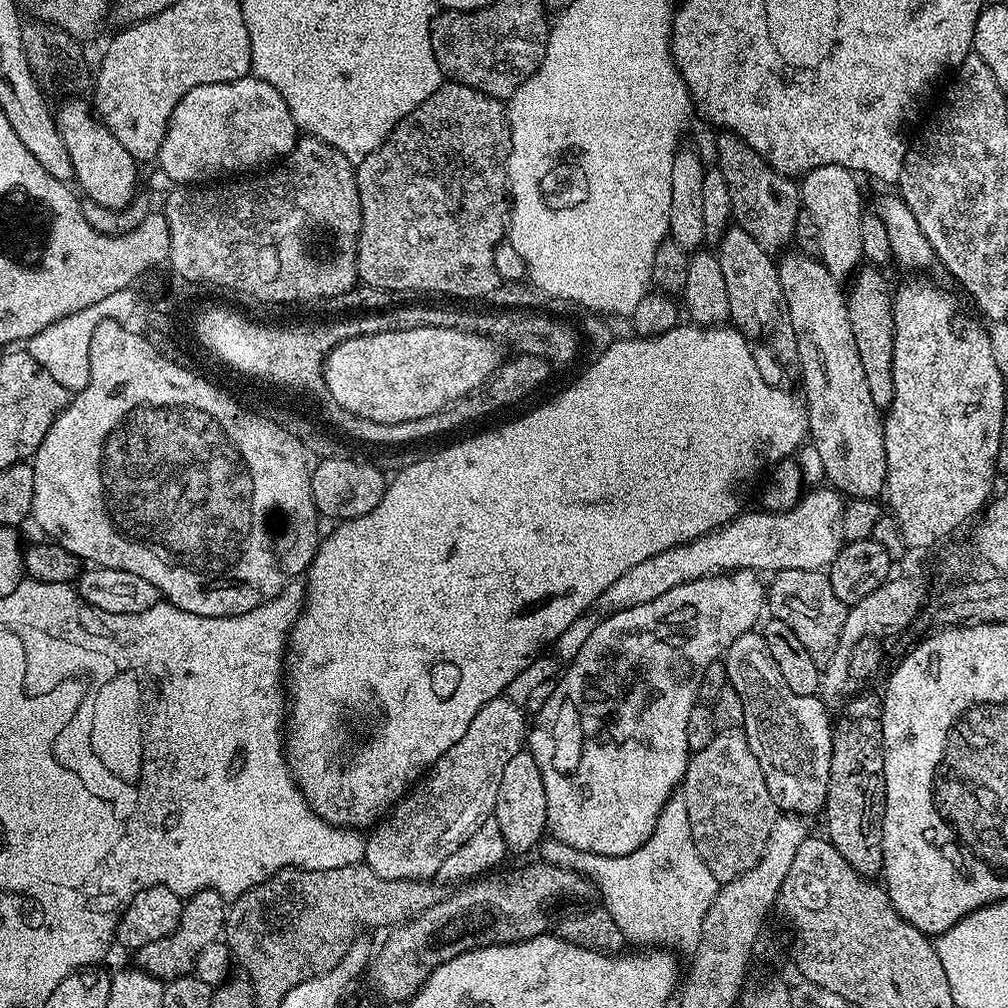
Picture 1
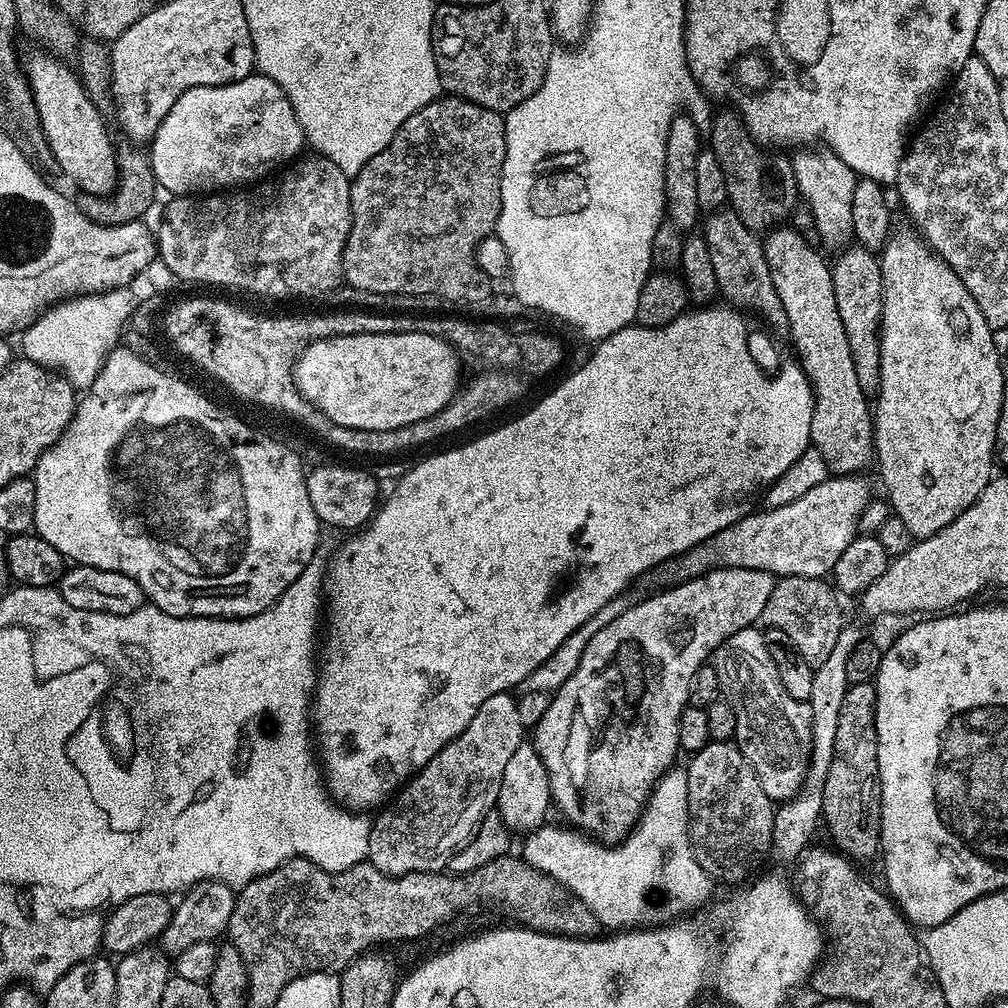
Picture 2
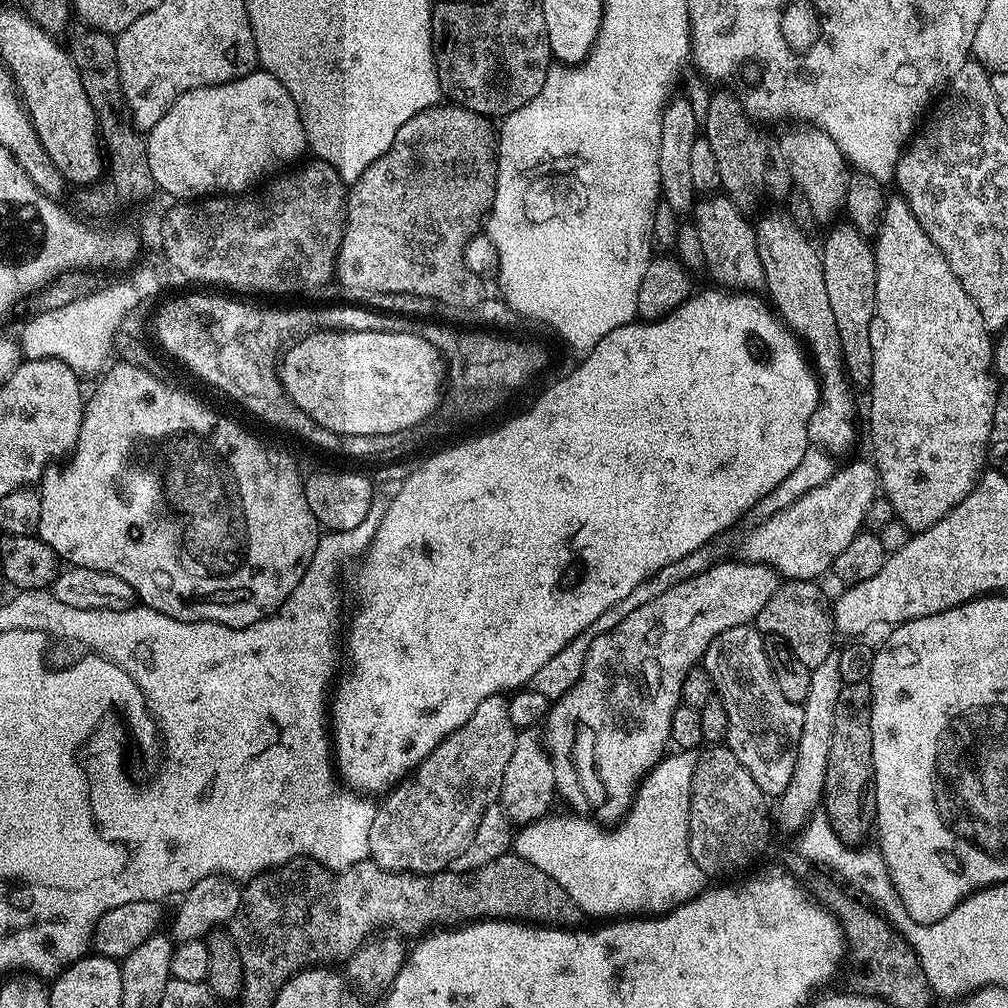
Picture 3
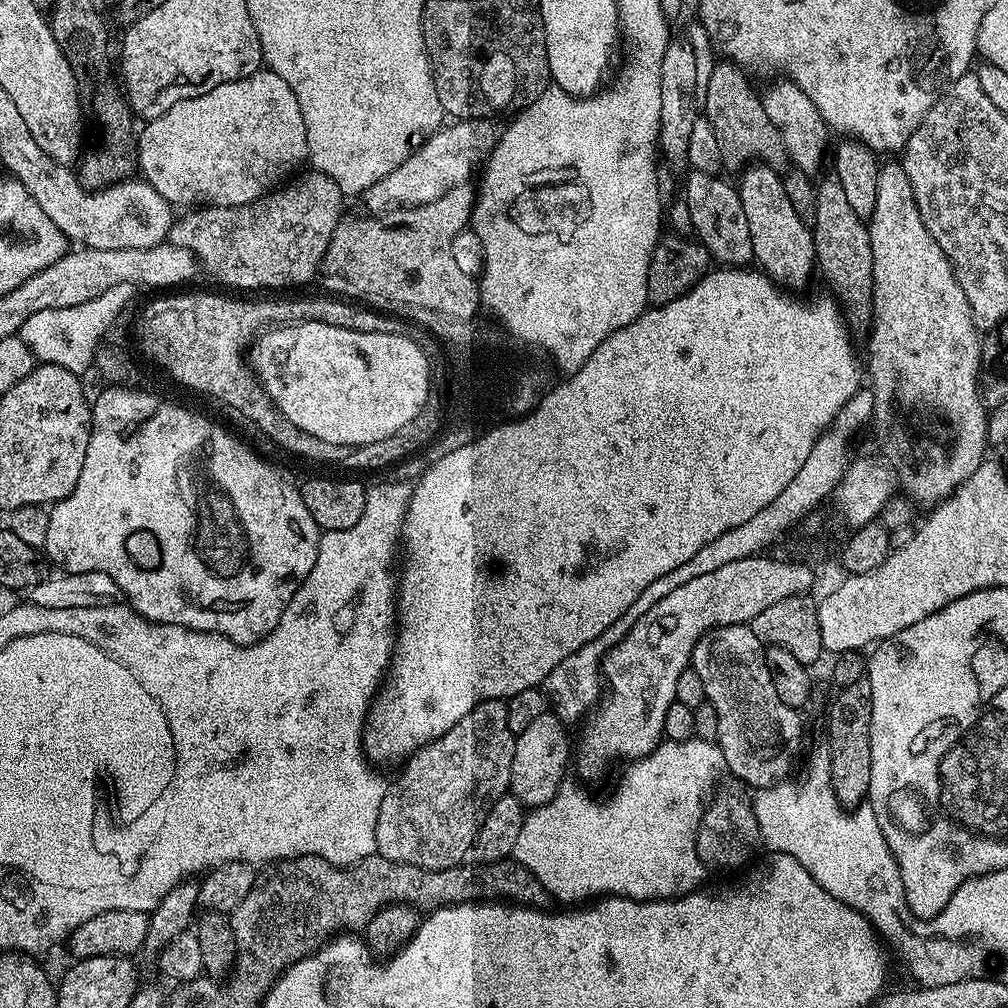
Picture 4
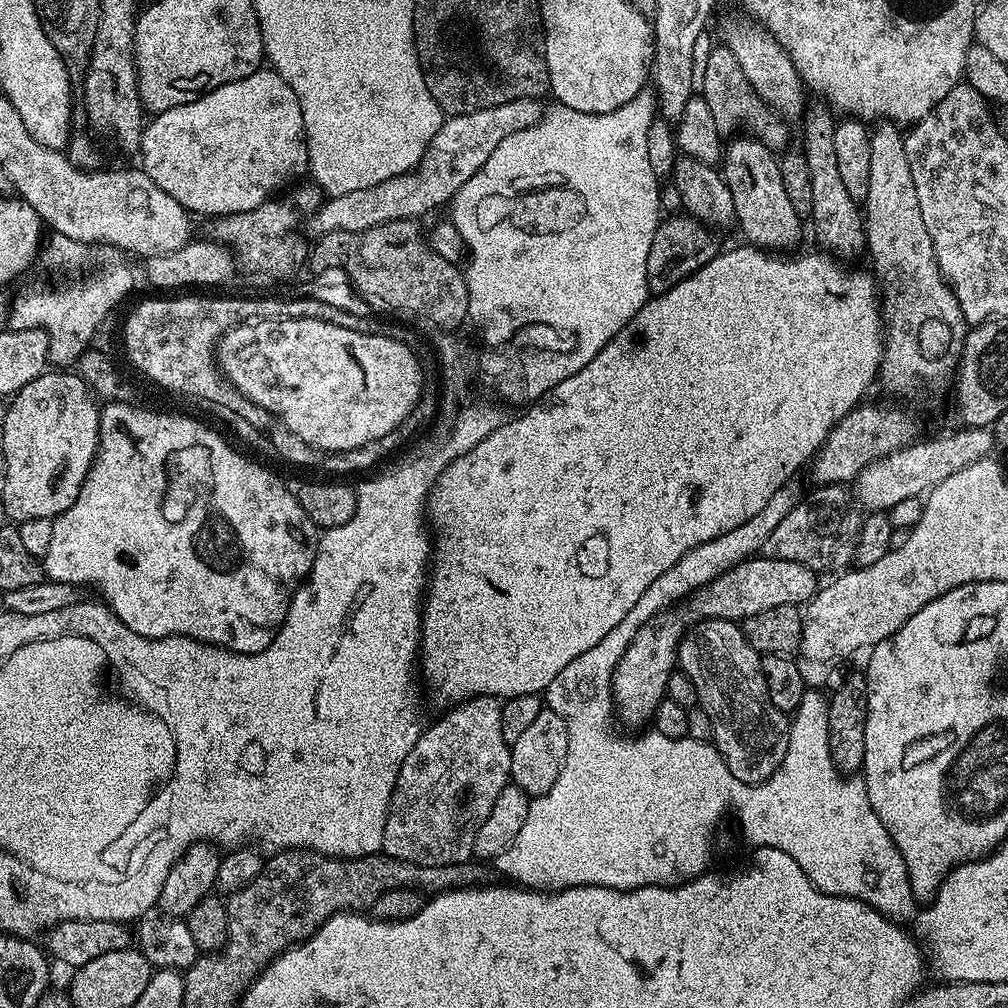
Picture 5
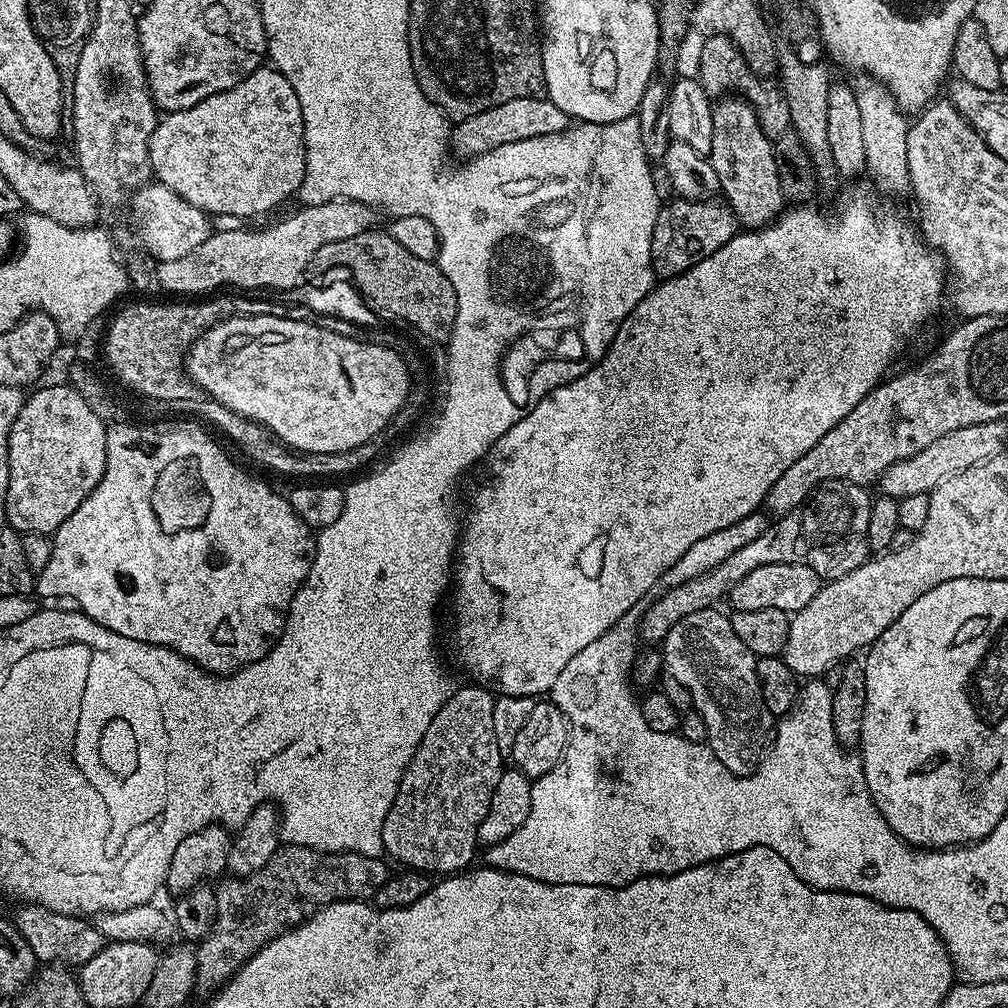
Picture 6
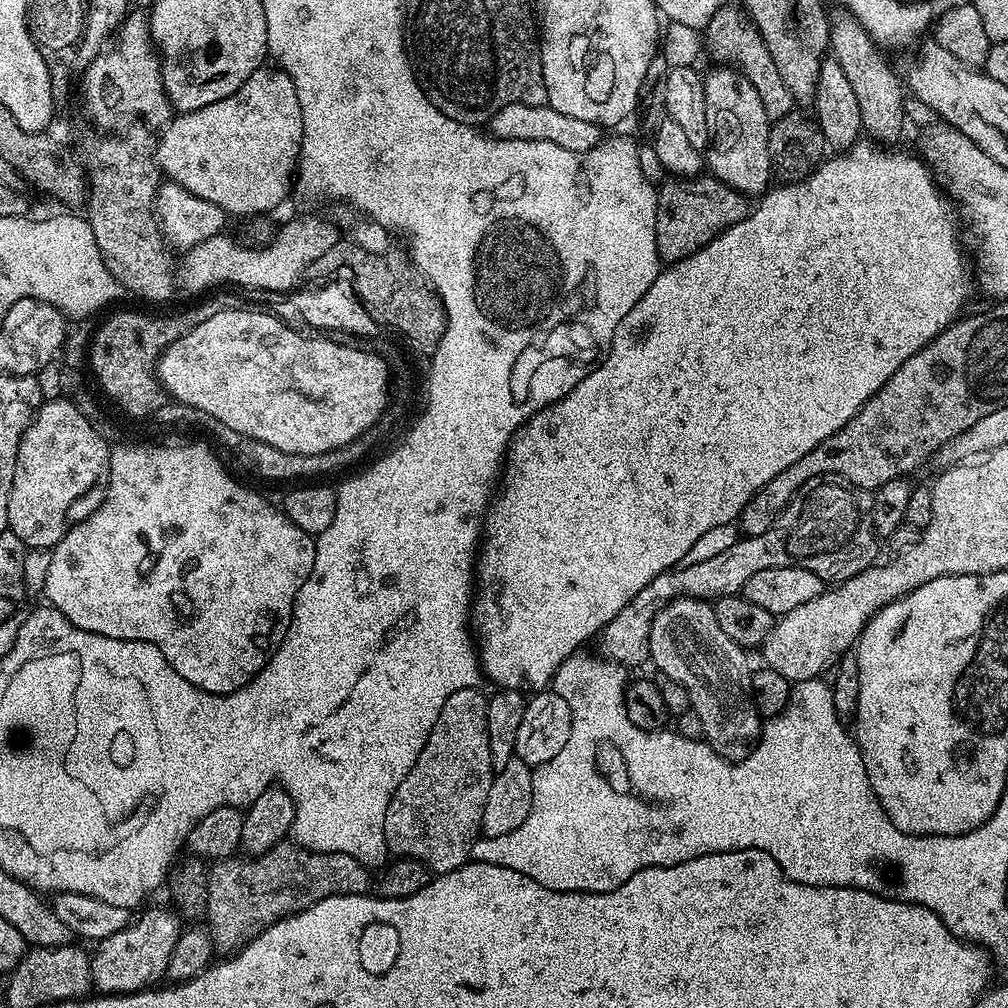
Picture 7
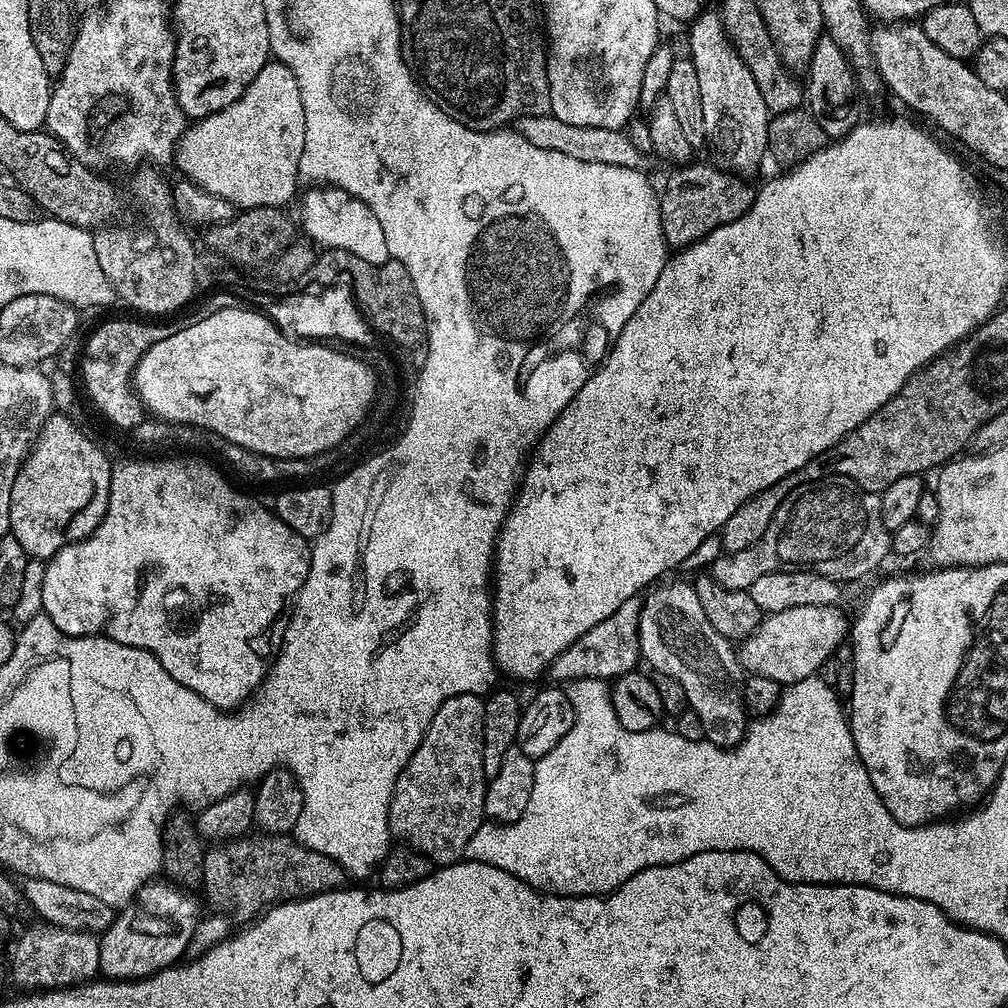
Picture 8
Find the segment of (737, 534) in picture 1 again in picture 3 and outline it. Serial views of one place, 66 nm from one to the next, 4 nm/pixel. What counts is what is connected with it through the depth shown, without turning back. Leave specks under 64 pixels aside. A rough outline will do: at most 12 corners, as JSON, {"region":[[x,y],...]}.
{"region":[[875,463],[837,467],[767,517],[743,559],[815,581],[878,498]]}

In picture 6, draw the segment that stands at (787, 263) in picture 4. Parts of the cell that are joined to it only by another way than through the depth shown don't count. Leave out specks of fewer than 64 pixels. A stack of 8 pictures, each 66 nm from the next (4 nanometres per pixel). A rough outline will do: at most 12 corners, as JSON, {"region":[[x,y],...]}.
{"region":[[742,98],[717,99],[707,160],[745,229],[786,208],[772,140]]}

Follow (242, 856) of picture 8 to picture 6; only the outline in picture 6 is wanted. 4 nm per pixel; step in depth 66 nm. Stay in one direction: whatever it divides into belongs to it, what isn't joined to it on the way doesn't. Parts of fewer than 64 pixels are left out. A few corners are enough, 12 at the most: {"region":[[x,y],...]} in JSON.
{"region":[[281,847],[216,888],[195,945],[215,993],[318,906],[371,901],[380,856]]}

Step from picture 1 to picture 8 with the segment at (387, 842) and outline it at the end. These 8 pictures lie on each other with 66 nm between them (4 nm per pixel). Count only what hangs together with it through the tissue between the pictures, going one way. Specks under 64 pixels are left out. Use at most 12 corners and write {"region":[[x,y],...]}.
{"region":[[446,698],[388,831],[436,866],[485,823],[484,700]]}

